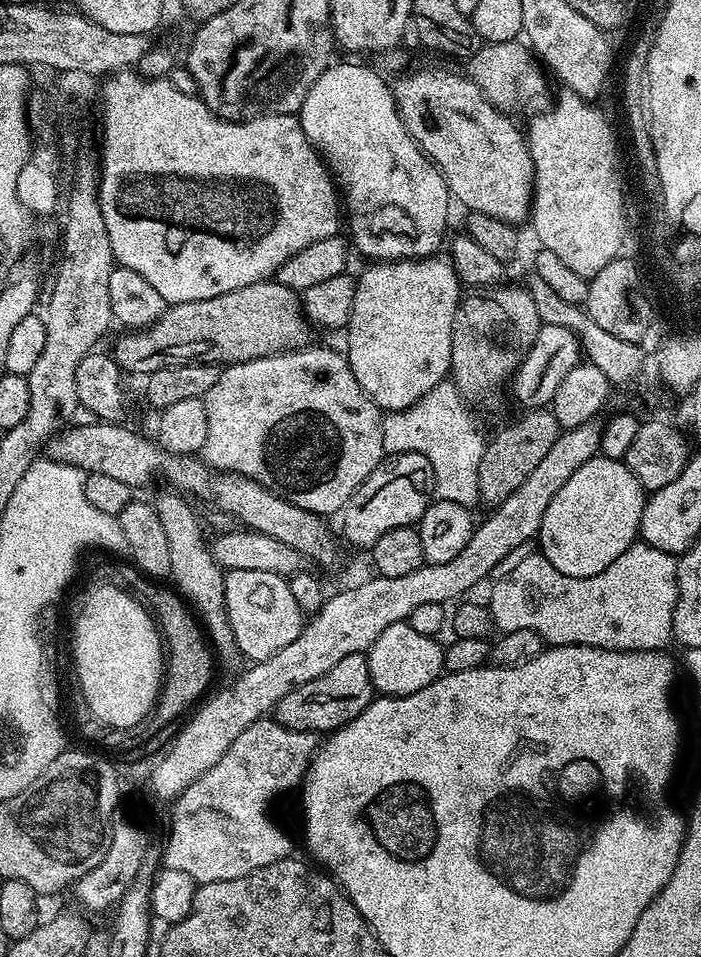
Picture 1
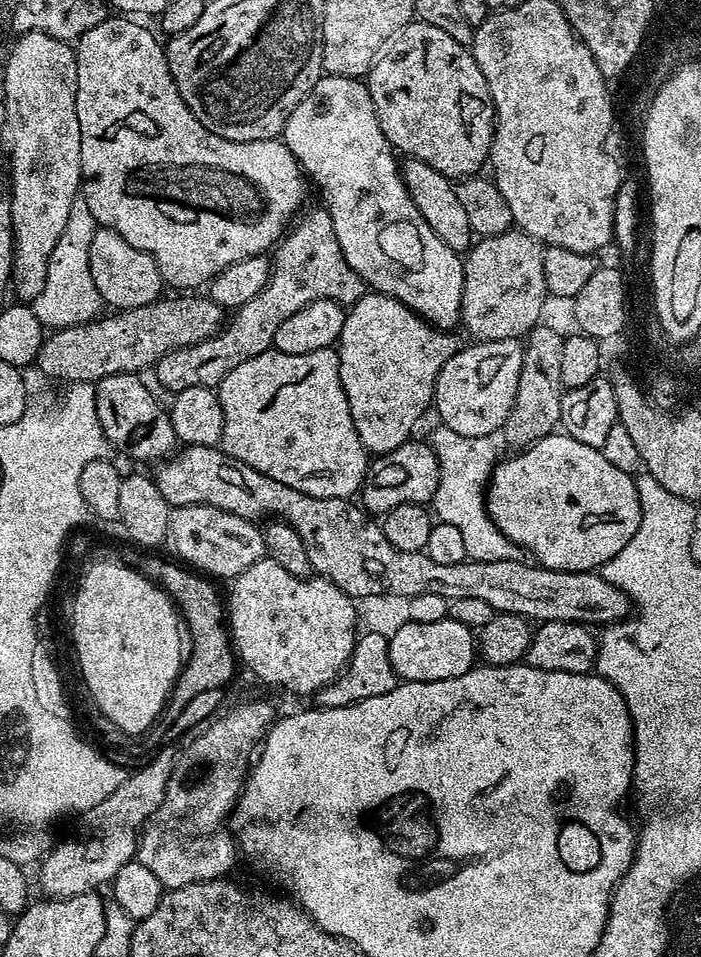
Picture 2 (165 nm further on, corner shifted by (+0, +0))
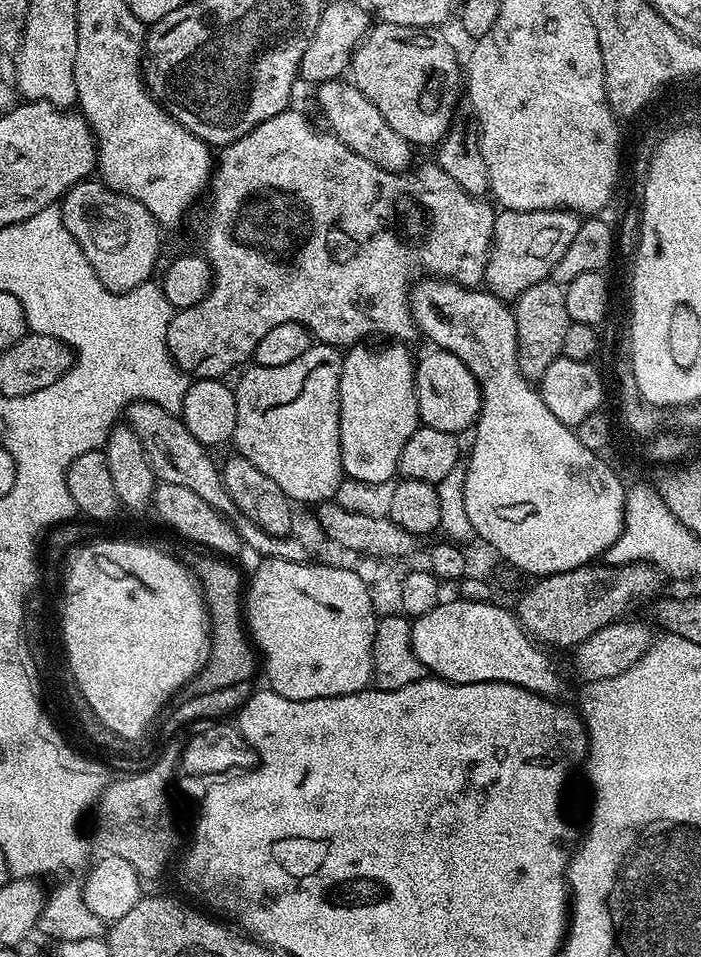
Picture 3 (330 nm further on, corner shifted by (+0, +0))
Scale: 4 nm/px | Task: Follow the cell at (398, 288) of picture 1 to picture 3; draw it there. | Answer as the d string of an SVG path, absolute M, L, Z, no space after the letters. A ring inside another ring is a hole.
M388 342L385 348L353 346L343 353L340 375L340 449L344 475L360 484L384 484L400 467L402 446L421 427L416 397L416 360L400 342Z

